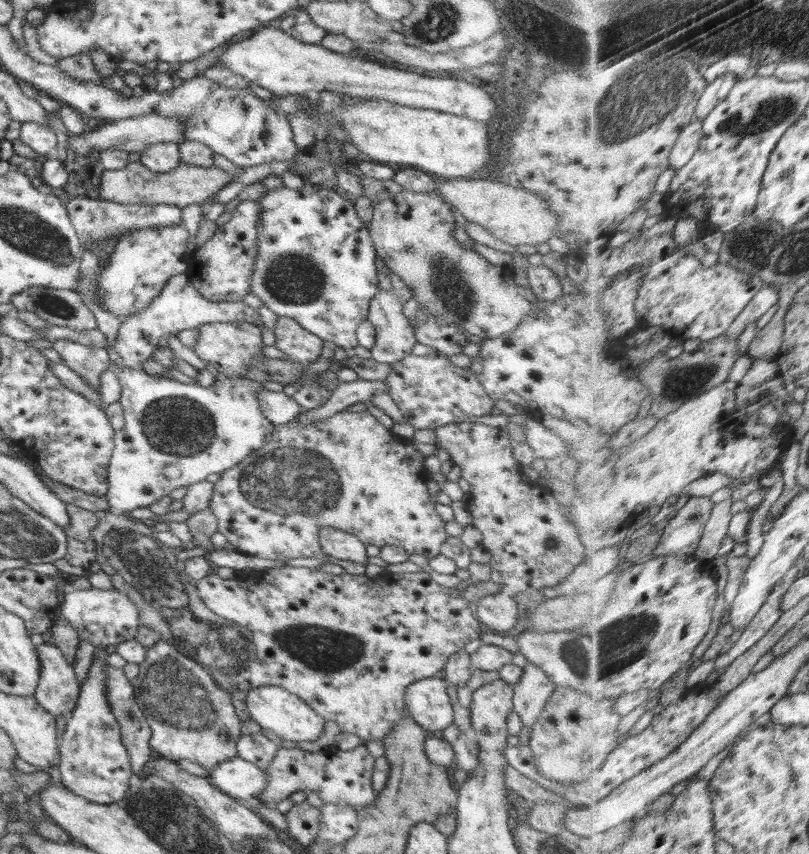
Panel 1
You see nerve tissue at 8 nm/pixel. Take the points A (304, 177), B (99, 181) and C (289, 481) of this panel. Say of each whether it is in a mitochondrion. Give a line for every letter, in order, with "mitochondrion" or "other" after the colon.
A: other
B: other
C: mitochondrion

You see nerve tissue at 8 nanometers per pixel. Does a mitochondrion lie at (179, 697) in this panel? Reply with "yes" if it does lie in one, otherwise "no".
yes

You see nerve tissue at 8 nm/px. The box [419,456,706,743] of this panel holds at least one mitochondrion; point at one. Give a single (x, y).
(617, 647)

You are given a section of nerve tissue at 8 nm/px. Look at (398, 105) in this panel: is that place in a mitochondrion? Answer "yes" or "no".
no

